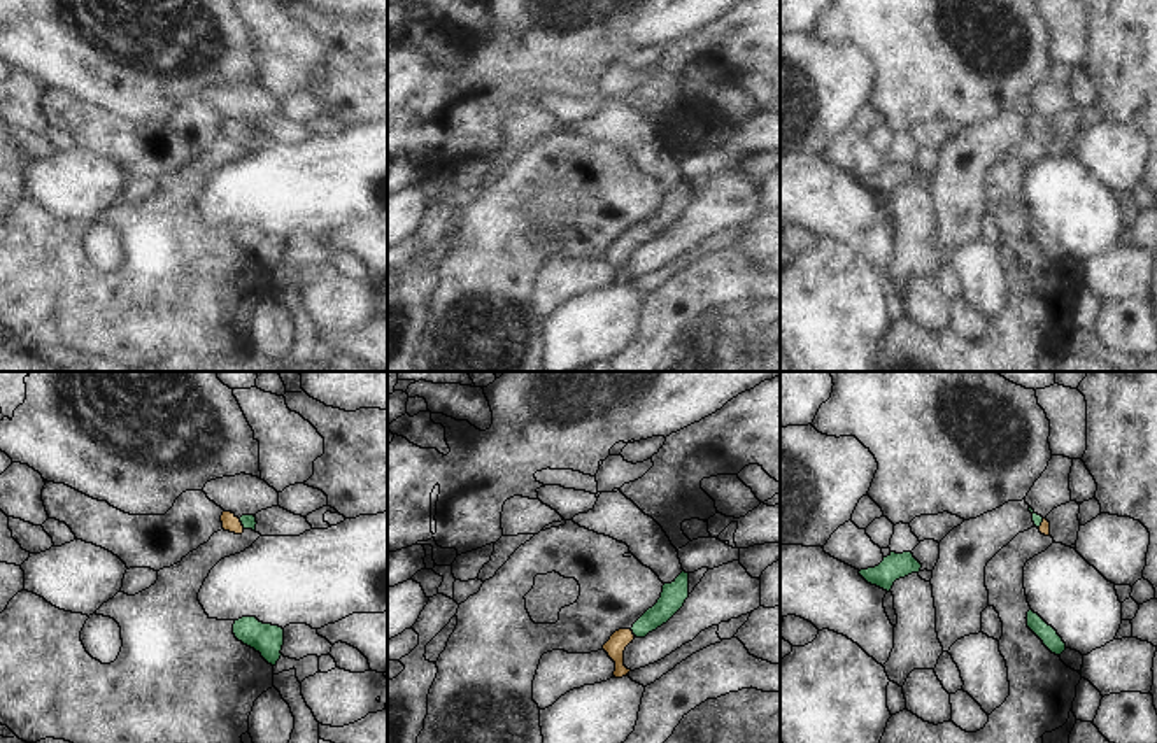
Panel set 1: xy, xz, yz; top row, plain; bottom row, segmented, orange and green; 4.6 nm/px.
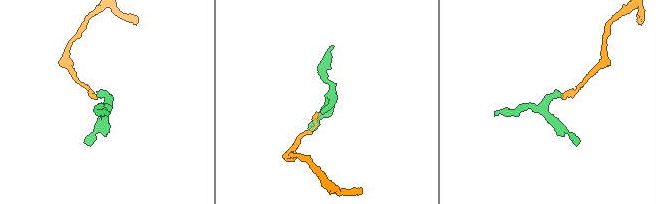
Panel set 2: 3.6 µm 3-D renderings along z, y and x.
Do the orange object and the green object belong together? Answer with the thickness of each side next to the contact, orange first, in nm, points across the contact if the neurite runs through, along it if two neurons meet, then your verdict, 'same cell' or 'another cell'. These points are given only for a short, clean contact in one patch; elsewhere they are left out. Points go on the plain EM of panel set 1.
80/60 nm | across xy (230, 130), (241, 132), (248, 128) | same cell

